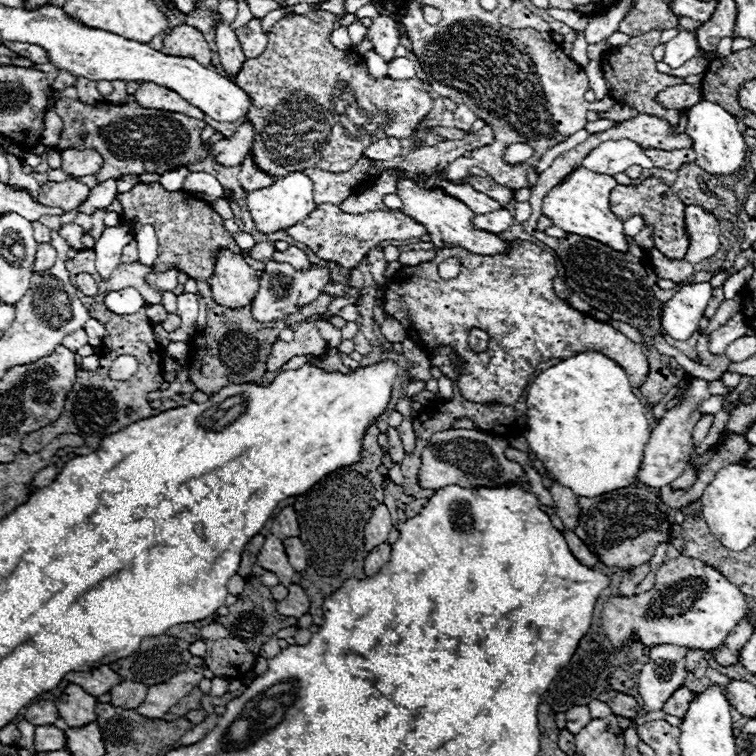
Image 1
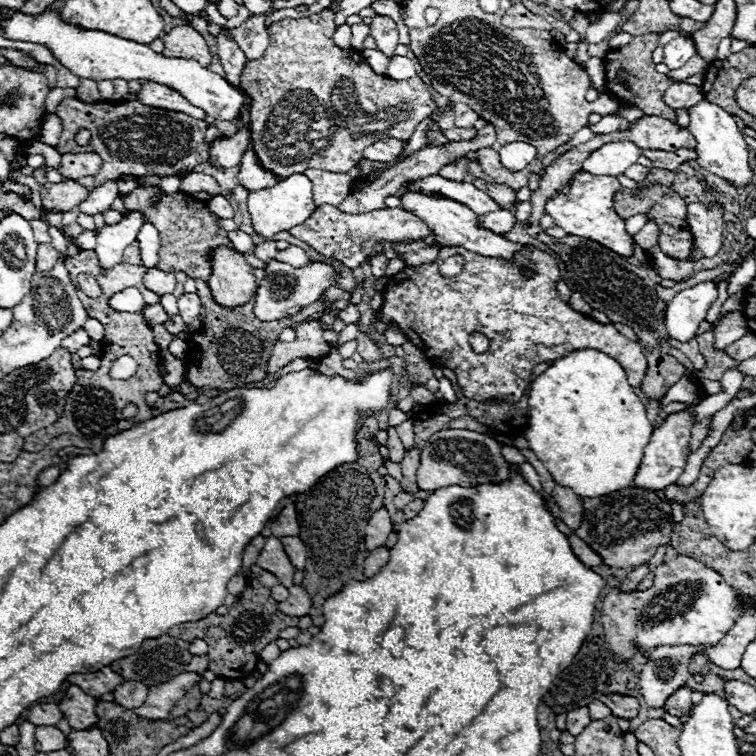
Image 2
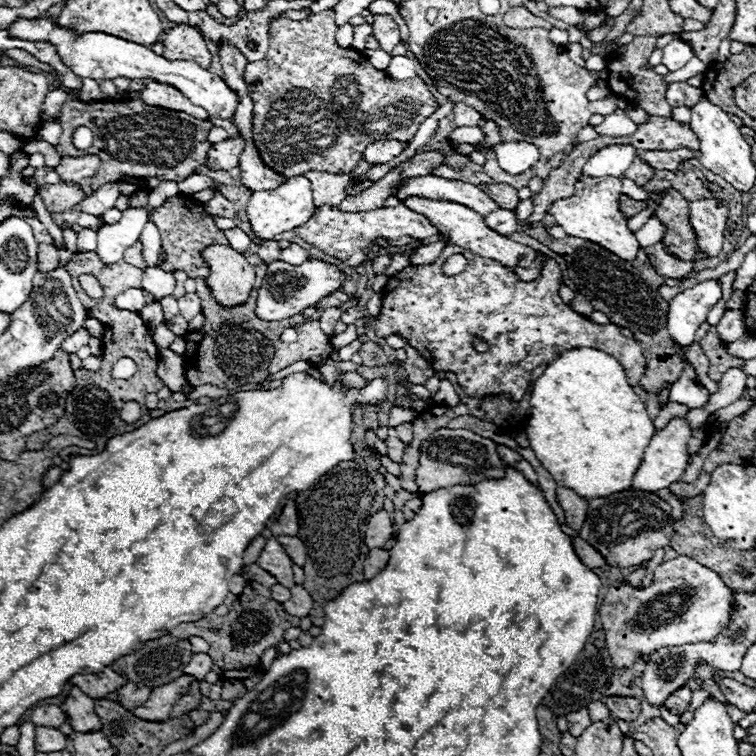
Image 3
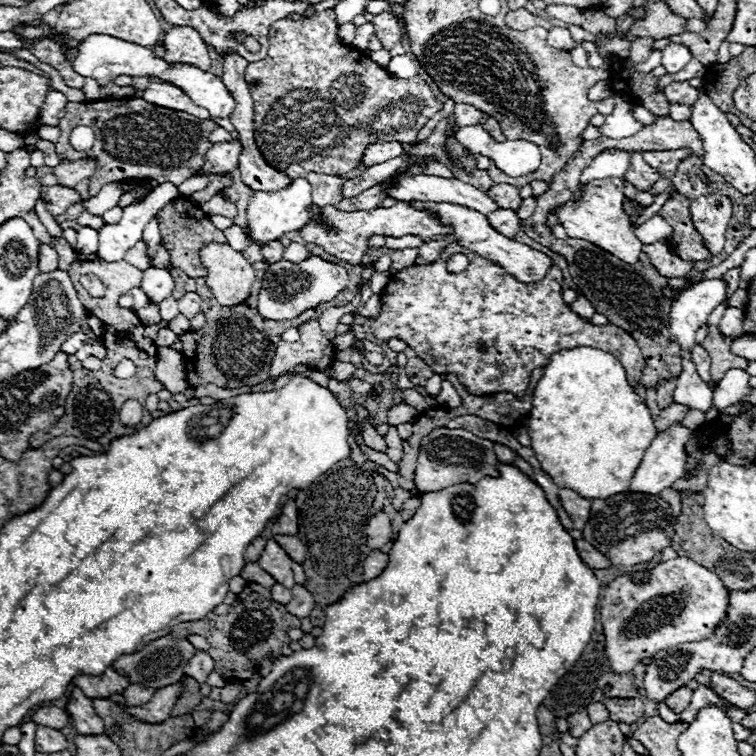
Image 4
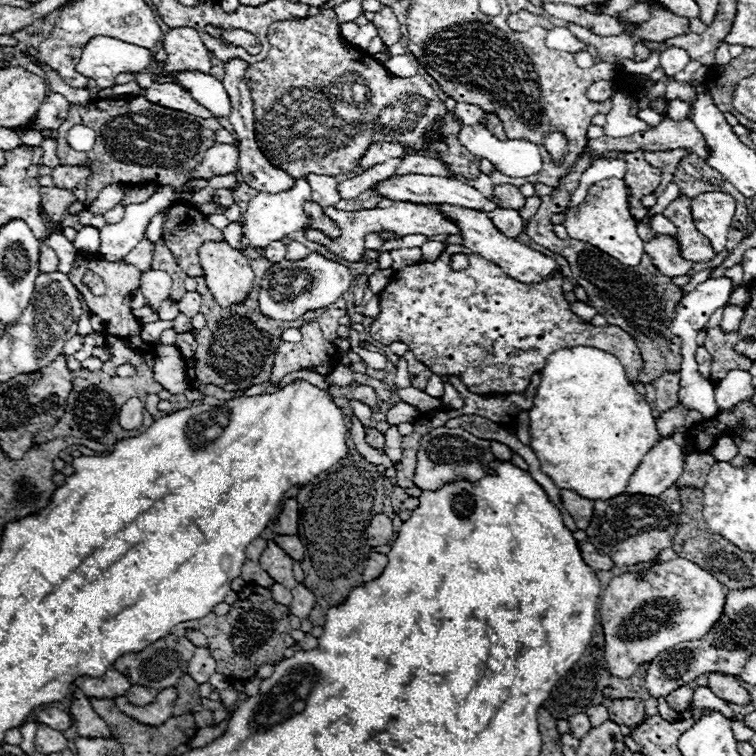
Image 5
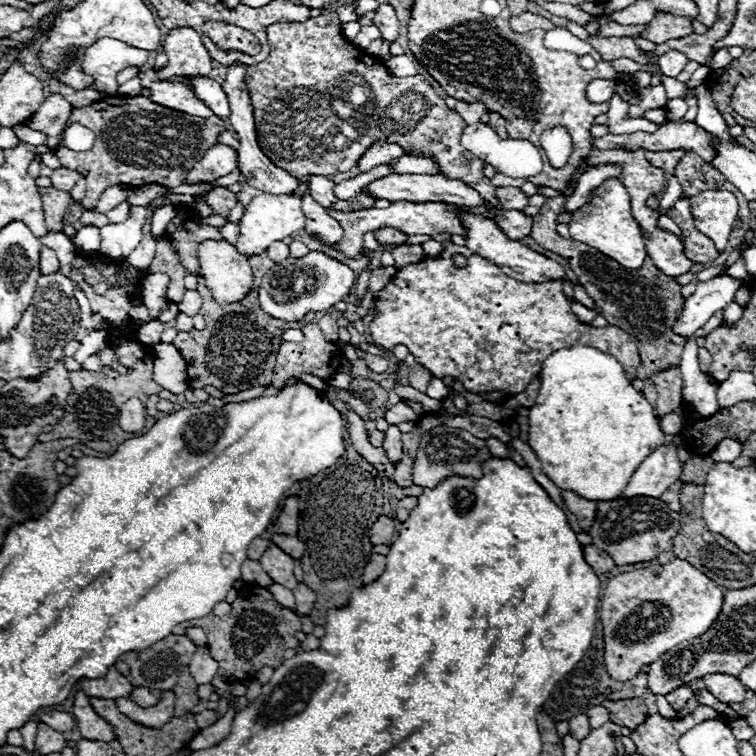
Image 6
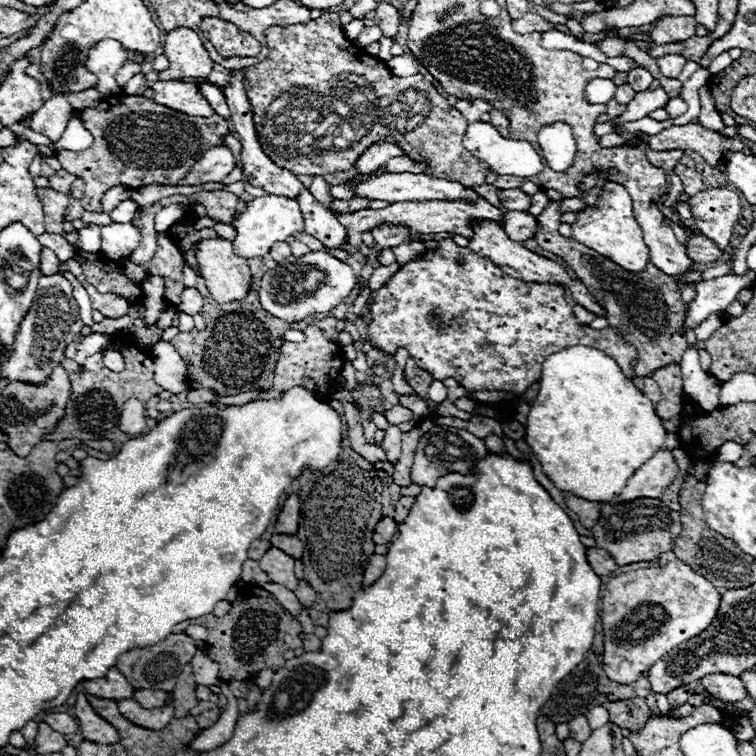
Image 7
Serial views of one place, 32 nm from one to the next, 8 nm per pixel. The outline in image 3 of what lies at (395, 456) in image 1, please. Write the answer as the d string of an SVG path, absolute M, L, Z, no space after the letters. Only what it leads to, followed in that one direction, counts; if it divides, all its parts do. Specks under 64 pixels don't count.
M392 426L388 428L386 446L388 446L388 456L390 456L390 460L394 460L394 462L402 460L402 456L404 456L404 444L402 444L402 440L398 438L396 428L392 428Z

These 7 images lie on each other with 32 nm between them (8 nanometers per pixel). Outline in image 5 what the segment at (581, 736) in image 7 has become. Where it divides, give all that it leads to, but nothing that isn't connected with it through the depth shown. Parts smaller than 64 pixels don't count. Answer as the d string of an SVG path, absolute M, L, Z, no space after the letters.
M580 712L578 716L570 716L570 734L574 736L574 738L584 738L588 732L590 732L590 720L588 720L588 716L586 716L586 712Z

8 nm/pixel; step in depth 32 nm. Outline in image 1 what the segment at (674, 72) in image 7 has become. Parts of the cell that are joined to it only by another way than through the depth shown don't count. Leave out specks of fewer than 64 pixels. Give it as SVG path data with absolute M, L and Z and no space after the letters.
M684 30L664 46L664 62L670 68L678 68L694 56L698 56L698 42L692 34Z

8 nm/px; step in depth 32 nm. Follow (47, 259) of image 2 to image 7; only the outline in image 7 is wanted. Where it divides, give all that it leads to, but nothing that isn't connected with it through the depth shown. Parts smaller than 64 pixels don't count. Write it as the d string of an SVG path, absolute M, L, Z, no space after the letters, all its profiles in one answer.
M42 248L42 254L40 254L40 272L50 276L50 274L58 272L58 264L60 264L60 260L56 258L56 254L50 248Z

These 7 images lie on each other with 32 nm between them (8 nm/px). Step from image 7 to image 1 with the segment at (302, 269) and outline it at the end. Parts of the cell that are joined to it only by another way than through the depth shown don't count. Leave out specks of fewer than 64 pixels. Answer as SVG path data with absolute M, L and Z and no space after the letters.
M266 262L264 268L264 276L260 278L260 290L252 302L252 314L256 320L260 322L274 322L274 320L282 320L288 314L294 314L298 308L314 302L322 292L324 286L330 284L330 270L318 264L312 264L310 270L294 270L290 264L286 262Z

